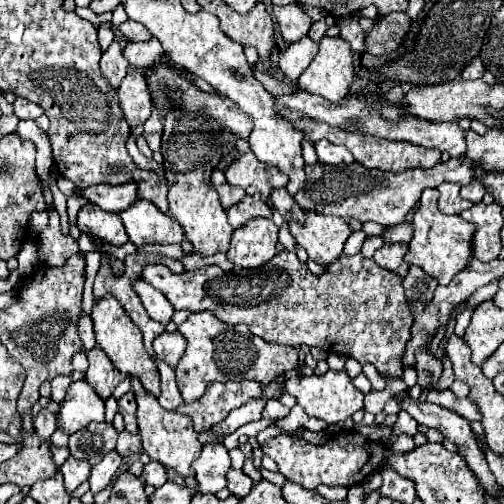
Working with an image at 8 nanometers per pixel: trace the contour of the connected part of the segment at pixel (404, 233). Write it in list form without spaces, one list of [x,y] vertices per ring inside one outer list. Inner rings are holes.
[[[406,222],[396,224],[396,226],[388,226],[388,228],[384,228],[384,234],[382,234],[384,242],[404,242],[404,244],[408,244],[410,238],[412,238],[412,226],[408,226]]]

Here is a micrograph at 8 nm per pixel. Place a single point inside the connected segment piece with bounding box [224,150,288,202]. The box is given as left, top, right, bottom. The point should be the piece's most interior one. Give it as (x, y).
(248, 173)

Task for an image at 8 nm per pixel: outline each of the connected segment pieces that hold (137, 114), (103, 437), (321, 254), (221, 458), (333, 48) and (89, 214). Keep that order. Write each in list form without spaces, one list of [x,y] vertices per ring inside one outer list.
[[[130,68],[116,94],[120,98],[120,108],[124,112],[124,118],[132,128],[148,120],[152,112],[152,100],[148,96],[142,70]]]
[[[92,422],[84,430],[74,432],[70,436],[70,454],[78,460],[86,460],[92,466],[104,458],[104,454],[112,452],[116,446],[118,432],[112,422]]]
[[[312,210],[306,212],[304,224],[300,224],[294,214],[290,214],[288,228],[298,246],[302,246],[310,260],[318,264],[334,262],[342,254],[346,238],[352,234],[344,218],[324,216]]]
[[[206,444],[202,448],[200,458],[194,462],[198,490],[204,494],[216,494],[222,488],[226,488],[226,472],[230,470],[232,460],[228,456],[228,450],[222,444]]]
[[[324,36],[320,40],[318,54],[300,78],[302,90],[308,90],[332,102],[340,102],[342,98],[346,98],[354,78],[350,44],[340,36]]]
[[[84,204],[78,212],[78,228],[102,242],[122,246],[128,242],[128,234],[124,226],[120,226],[120,216],[116,212],[100,210],[100,206]]]

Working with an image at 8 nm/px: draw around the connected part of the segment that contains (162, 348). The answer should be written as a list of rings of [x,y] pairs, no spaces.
[[[164,332],[154,340],[156,358],[166,362],[170,368],[176,368],[176,362],[180,362],[180,358],[184,356],[184,350],[186,350],[186,338],[180,332],[174,334]]]

